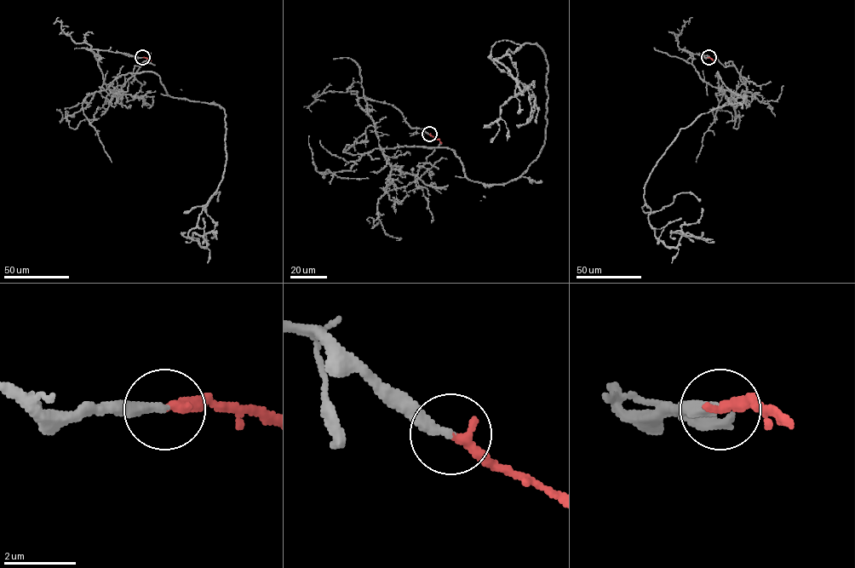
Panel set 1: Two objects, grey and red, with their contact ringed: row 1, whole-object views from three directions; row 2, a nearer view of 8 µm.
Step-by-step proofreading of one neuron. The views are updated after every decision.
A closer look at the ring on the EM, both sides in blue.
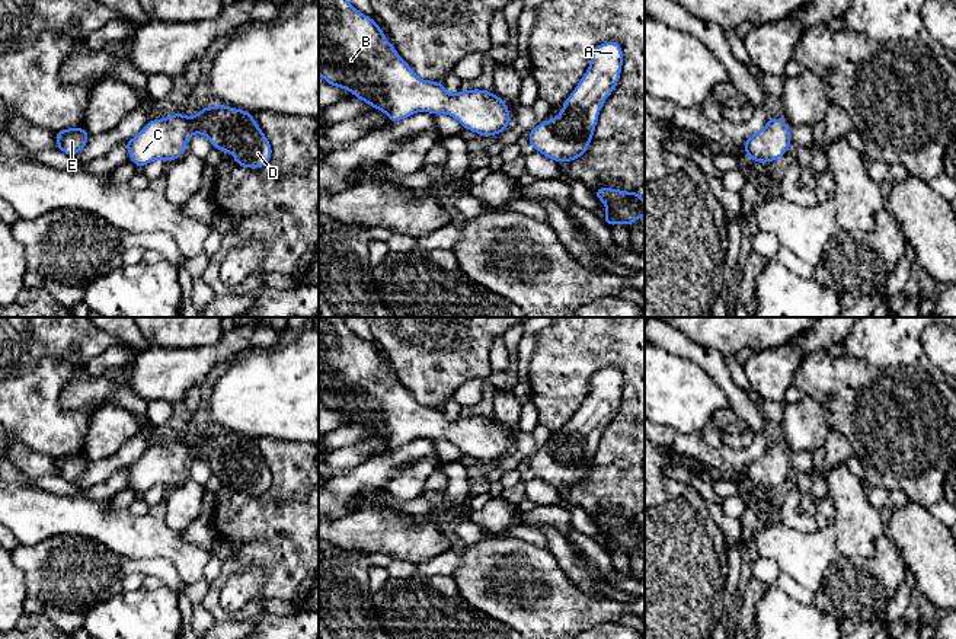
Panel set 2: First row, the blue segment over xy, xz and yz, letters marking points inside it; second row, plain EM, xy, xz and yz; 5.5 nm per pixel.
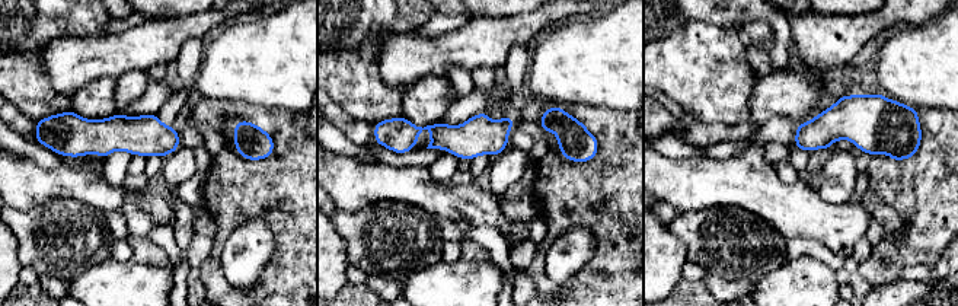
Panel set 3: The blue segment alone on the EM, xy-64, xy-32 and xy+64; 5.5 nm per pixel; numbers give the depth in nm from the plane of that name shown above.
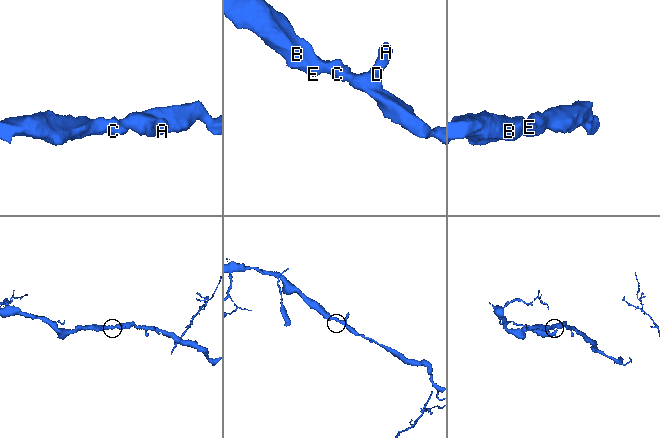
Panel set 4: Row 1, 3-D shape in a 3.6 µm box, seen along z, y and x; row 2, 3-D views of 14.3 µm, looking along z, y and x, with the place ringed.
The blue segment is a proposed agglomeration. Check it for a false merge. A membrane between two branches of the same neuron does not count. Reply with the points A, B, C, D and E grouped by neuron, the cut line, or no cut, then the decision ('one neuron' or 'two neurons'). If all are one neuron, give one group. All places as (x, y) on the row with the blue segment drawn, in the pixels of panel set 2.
groups A B C D E; cut none; one neuron

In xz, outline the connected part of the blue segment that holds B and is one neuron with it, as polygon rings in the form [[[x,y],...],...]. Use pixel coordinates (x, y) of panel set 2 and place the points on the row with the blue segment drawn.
[[[319,0],[319,74],[399,122],[416,112],[445,114],[477,135],[509,128],[506,102],[483,89],[454,96],[438,80],[426,82],[386,39],[383,29],[348,0]]]

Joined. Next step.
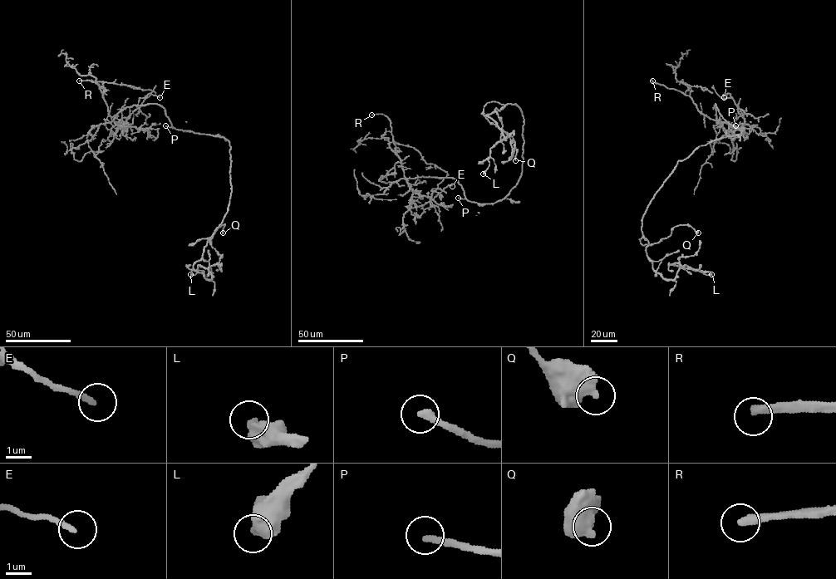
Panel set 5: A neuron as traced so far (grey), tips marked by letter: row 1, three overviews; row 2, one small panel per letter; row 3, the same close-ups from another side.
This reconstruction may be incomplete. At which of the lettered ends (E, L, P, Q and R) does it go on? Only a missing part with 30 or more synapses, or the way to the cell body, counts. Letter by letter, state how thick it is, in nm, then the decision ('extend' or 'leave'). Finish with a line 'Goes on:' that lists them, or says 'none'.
E: 180 nm | leave
L: 550 nm | leave
P: 240 nm | extend
Q: 550 nm | leave
R: 360 nm | extend
Goes on: P, R

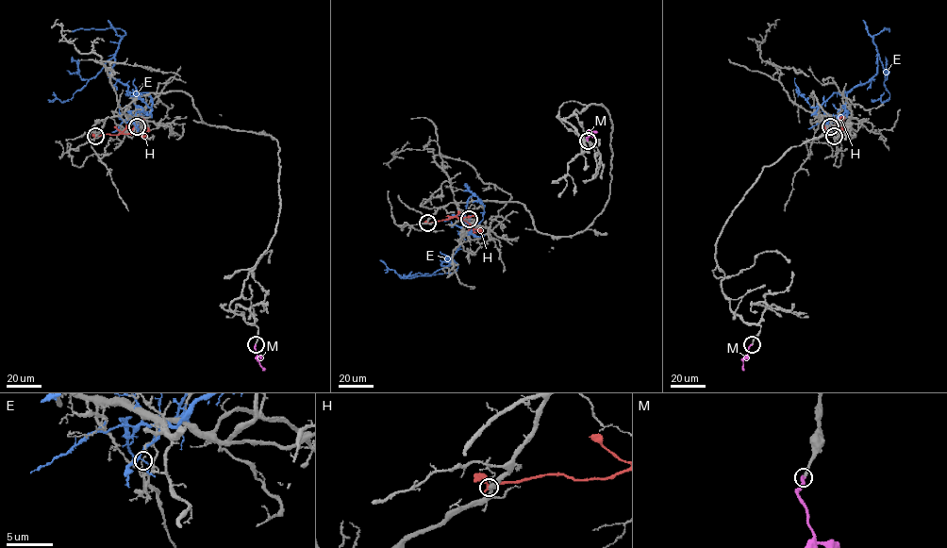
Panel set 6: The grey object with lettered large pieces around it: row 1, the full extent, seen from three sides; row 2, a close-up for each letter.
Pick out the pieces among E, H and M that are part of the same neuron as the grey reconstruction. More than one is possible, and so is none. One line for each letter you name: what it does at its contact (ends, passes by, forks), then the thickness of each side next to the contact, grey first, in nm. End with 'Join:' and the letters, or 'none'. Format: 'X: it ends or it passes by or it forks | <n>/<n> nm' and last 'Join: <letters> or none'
M: it ends | 200/280 nm
Join: M

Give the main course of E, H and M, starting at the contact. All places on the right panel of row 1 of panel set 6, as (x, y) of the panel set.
E: (829, 126), (844, 111), (847, 93), (875, 74), (878, 54), (889, 98), (882, 102), (880, 98), (872, 100)
H: (834, 136), (828, 133), (839, 120), (841, 128), (839, 131)
M: (752, 344), (743, 359), (744, 370)

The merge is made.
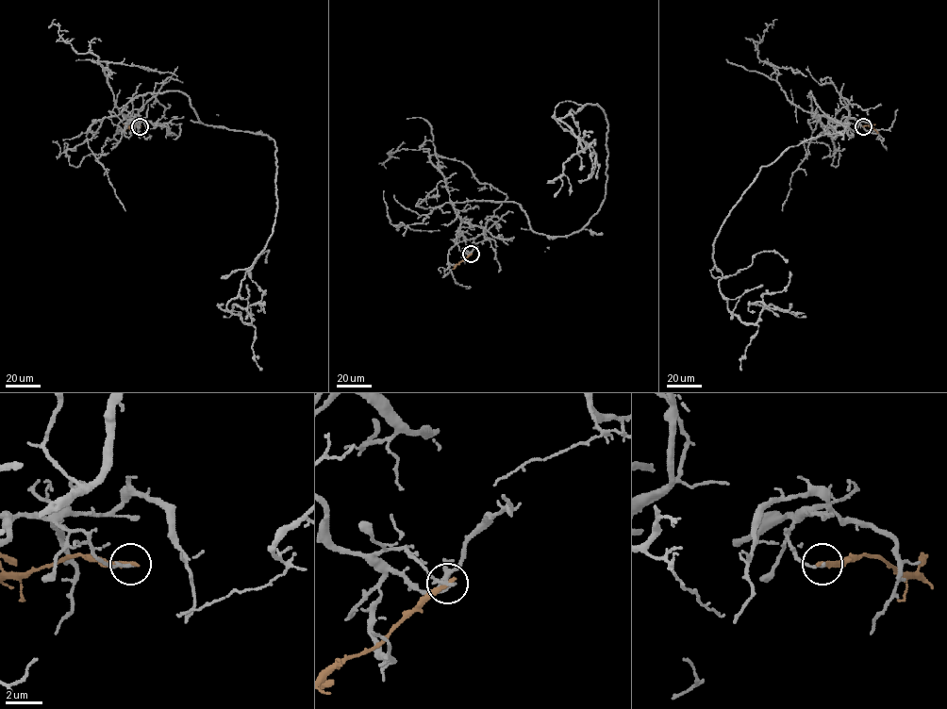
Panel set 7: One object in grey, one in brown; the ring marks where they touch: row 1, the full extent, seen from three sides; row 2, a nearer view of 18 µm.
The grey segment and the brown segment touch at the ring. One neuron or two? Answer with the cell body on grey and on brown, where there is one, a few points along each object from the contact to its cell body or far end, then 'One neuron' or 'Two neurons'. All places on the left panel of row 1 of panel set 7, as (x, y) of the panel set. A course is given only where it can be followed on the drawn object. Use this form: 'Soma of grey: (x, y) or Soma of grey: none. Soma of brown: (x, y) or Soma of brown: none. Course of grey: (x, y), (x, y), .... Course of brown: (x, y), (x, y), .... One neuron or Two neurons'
Soma of grey: none. Soma of brown: none. Course of grey: (140, 126), (129, 101), (182, 91), (274, 140), (273, 231), (226, 305), (250, 323), (249, 272). Course of brown: (140, 126), (127, 127), (122, 133). Two neurons

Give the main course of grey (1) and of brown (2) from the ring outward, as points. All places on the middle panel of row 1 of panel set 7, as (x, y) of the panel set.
1: (471, 254), (454, 204), (514, 202), (552, 237), (597, 212), (597, 105), (557, 118), (595, 154), (579, 181)
2: (471, 254), (452, 269)

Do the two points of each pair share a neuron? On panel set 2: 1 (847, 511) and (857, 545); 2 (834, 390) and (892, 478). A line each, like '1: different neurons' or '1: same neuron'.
1: same neuron
2: same neuron

